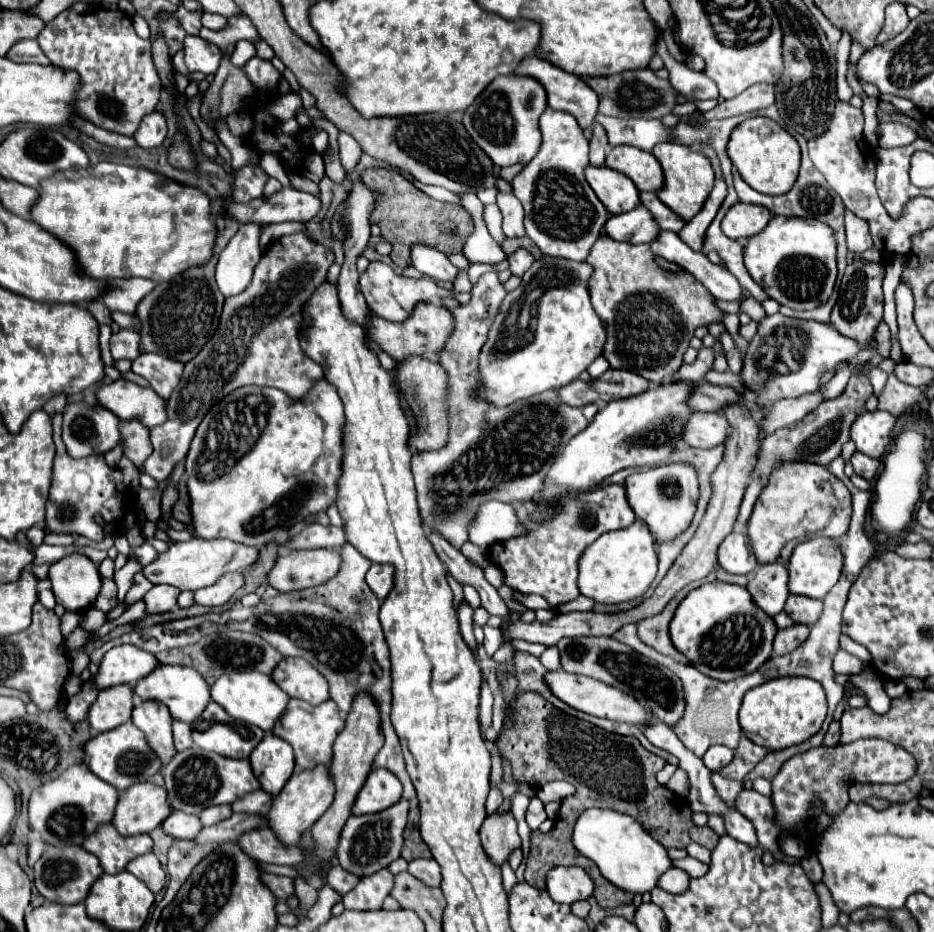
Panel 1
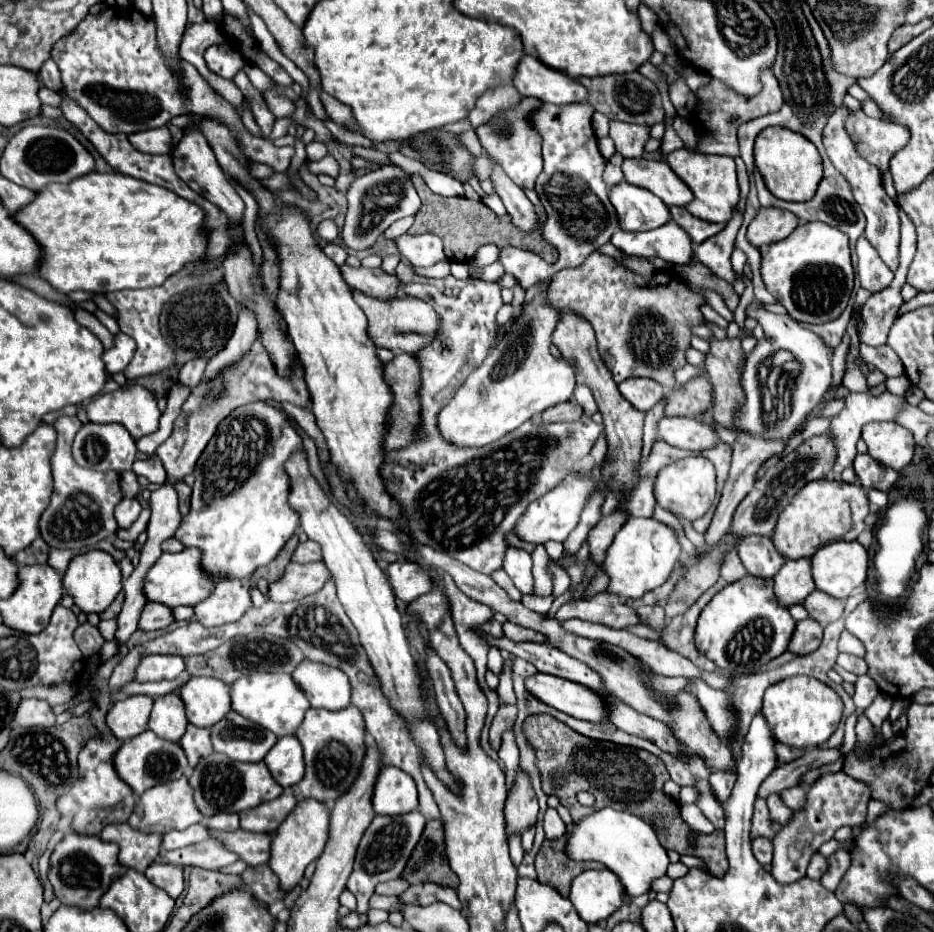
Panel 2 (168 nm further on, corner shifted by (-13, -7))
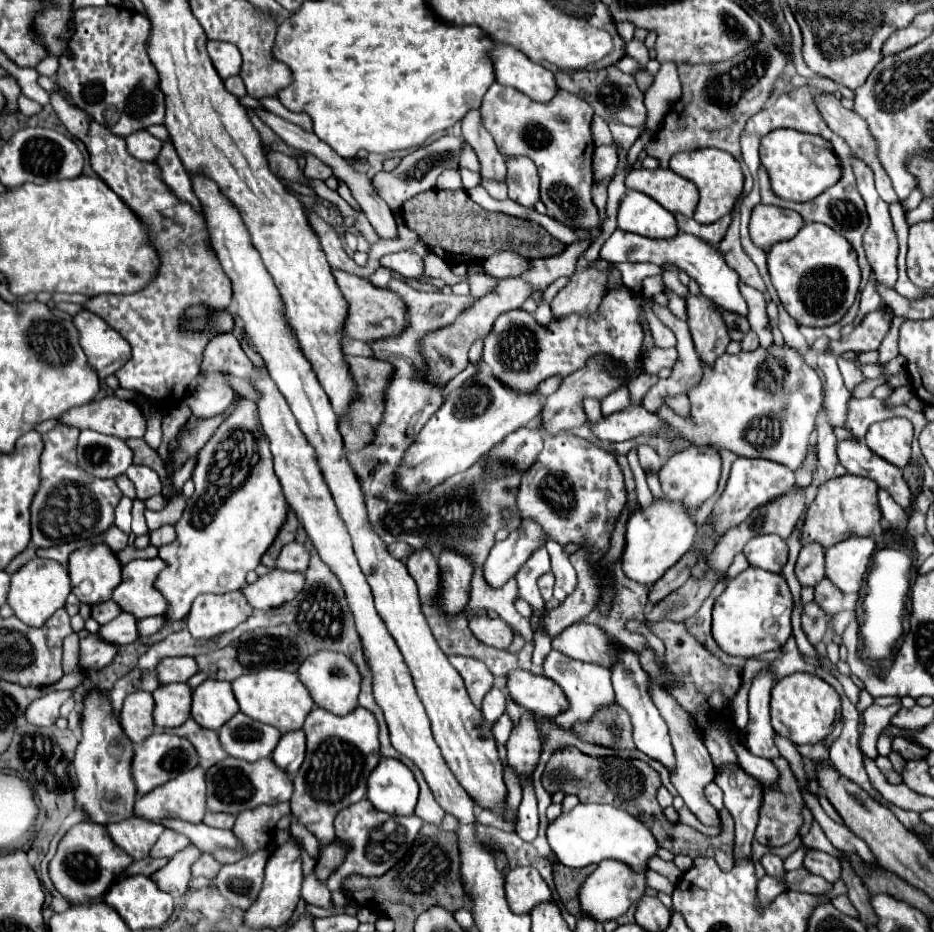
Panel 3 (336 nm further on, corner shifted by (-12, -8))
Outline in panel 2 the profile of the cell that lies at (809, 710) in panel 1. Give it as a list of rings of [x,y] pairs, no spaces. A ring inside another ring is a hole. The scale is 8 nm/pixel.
[[[788,677],[766,689],[762,715],[778,743],[796,749],[810,749],[826,743],[836,731],[842,717],[842,699],[826,683],[814,681],[810,677]]]

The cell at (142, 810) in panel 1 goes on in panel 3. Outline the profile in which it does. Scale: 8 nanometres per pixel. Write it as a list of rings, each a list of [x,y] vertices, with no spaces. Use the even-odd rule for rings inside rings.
[[[197,766],[195,770],[179,774],[171,782],[157,786],[155,790],[137,798],[137,802],[135,802],[135,814],[145,818],[145,820],[151,820],[151,822],[159,822],[163,818],[201,822],[205,812],[207,812],[207,786],[205,786],[205,770],[201,766]]]

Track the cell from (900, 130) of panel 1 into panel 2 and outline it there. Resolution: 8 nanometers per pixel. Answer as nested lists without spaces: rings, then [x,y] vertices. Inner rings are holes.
[[[862,111],[852,113],[852,117],[846,121],[846,129],[856,141],[860,155],[868,163],[876,165],[880,173],[888,169],[890,159],[910,141],[908,127],[884,119],[872,119]]]

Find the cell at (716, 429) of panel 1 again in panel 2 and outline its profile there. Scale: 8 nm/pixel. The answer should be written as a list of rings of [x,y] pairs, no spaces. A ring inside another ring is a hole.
[[[664,417],[658,427],[660,437],[666,443],[688,451],[712,449],[720,441],[714,425],[708,425],[692,417]]]

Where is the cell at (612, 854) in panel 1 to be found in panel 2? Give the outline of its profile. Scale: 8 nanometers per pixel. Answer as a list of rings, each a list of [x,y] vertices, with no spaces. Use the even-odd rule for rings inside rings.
[[[612,807],[600,809],[590,817],[584,817],[580,823],[568,829],[570,839],[566,845],[566,853],[576,861],[600,861],[614,875],[618,875],[630,897],[644,895],[652,889],[652,883],[666,875],[670,859],[666,849],[660,845],[654,829],[644,823],[640,817],[628,811],[616,811]]]

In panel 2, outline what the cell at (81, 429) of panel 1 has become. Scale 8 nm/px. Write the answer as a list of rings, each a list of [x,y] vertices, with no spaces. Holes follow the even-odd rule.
[[[90,421],[90,423],[82,425],[82,429],[76,433],[74,445],[72,445],[72,455],[74,455],[76,463],[84,469],[124,473],[124,471],[132,471],[132,463],[136,459],[136,441],[128,433],[128,429],[124,429],[124,425]]]

